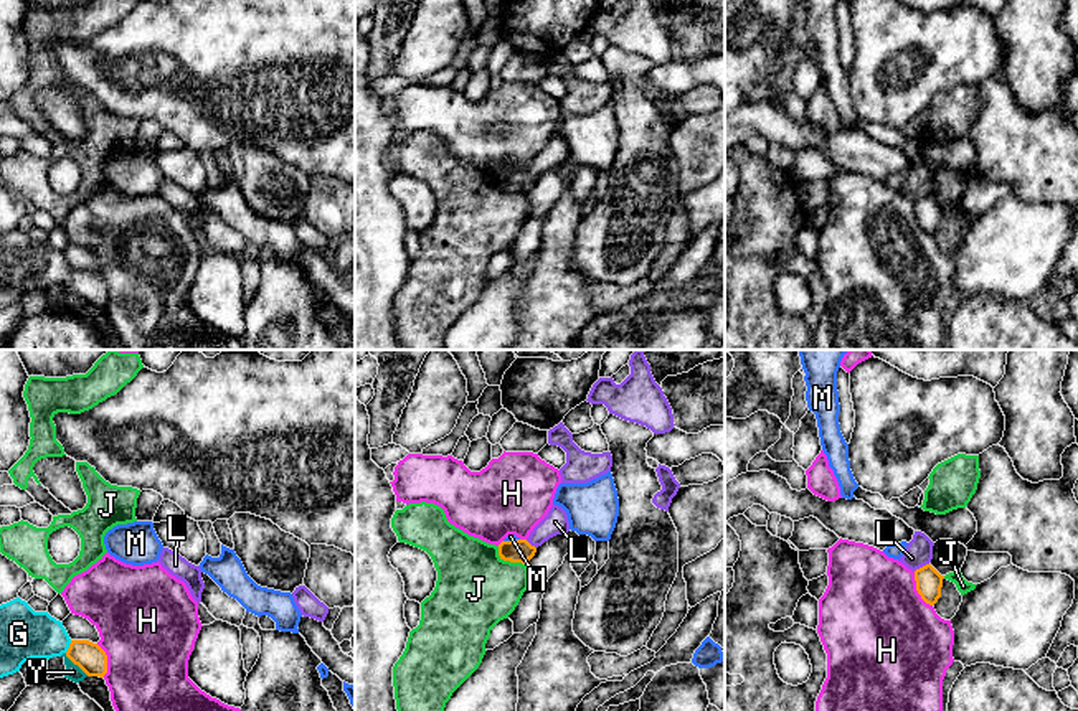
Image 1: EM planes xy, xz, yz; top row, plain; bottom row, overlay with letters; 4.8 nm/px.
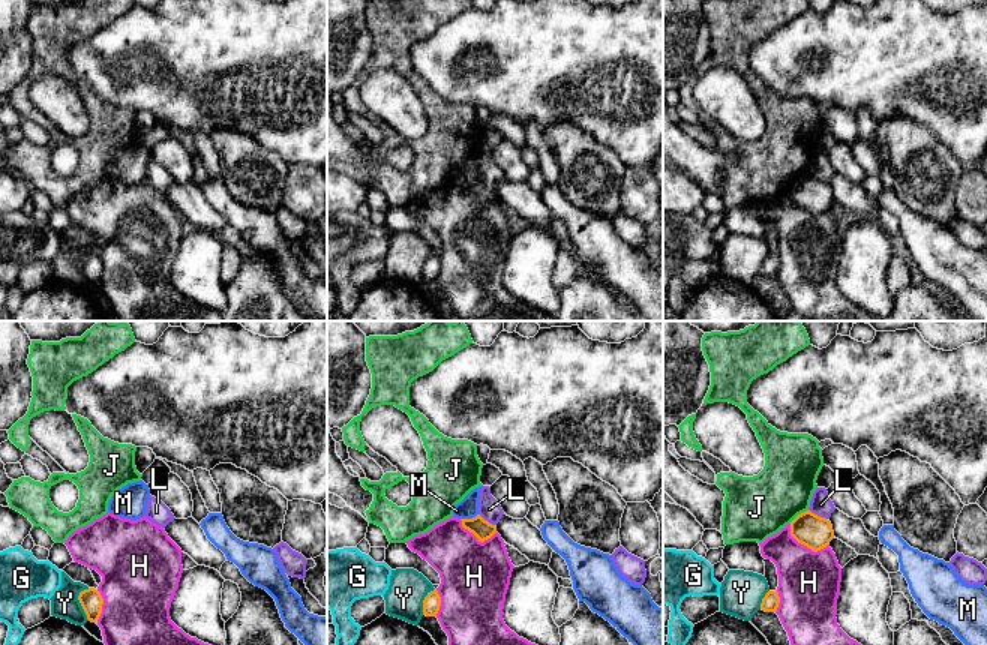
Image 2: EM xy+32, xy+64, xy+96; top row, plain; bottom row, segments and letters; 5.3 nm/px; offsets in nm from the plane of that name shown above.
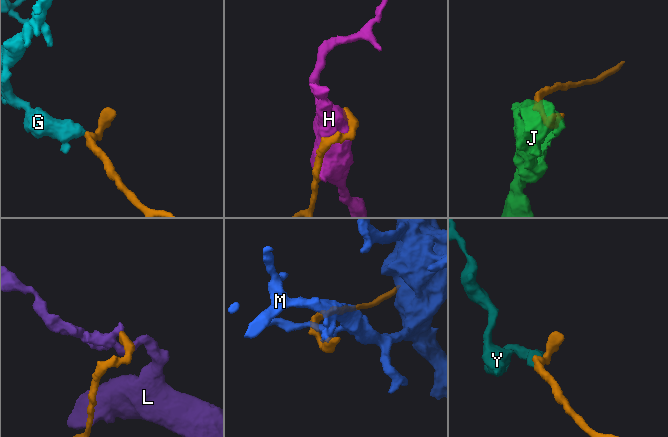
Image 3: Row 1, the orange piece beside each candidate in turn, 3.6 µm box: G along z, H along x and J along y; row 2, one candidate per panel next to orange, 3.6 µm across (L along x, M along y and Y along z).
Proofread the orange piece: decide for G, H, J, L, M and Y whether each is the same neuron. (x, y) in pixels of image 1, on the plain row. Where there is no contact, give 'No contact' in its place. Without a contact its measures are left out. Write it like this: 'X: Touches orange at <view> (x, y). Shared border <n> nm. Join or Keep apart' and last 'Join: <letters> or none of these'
G: Touches orange at xy (70, 277). Shared border 70 nm. Join
H: Touches orange at yz (917, 220). Shared border 190 nm. Keep apart
J: Touches orange at xz (509, 190). Shared border 170 nm. Keep apart
L: Touches orange at yz (920, 198). Shared border 90 nm. Keep apart
M: Touches orange at xz (510, 172). Shared border 80 nm. Keep apart
Y: Touches orange at xy (76, 294). Shared border 160 nm. Keep apart
Join: G

